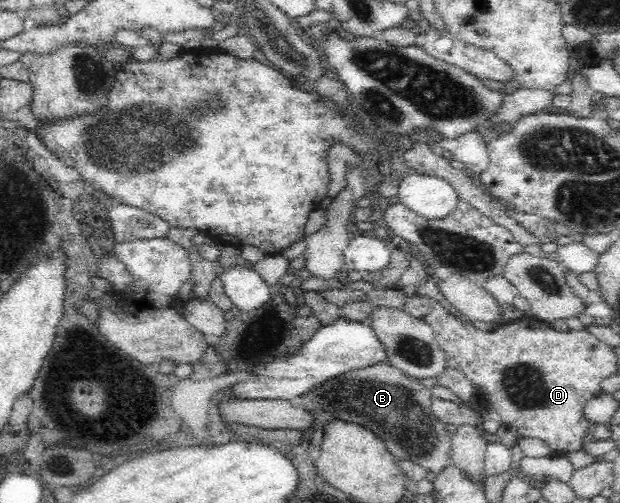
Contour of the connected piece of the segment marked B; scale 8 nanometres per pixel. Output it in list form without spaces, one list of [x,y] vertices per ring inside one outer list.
[[[389,363],[375,364],[327,380],[297,399],[303,409],[330,412],[334,419],[369,428],[399,460],[411,460],[427,472],[440,474],[450,466],[451,434],[433,414],[432,395],[420,379],[408,377]]]

